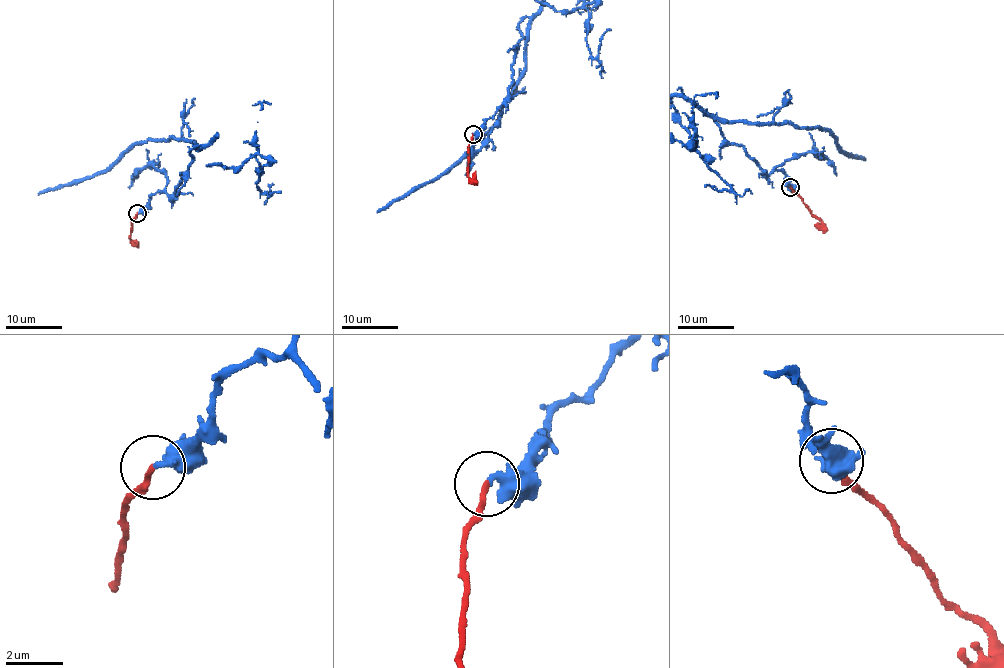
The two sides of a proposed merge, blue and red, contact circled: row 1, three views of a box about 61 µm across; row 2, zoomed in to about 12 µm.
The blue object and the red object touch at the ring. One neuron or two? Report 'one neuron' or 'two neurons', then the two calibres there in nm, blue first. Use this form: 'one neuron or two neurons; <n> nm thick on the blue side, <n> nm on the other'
one neuron; 440 nm thick on the blue side, 180 nm on the other

